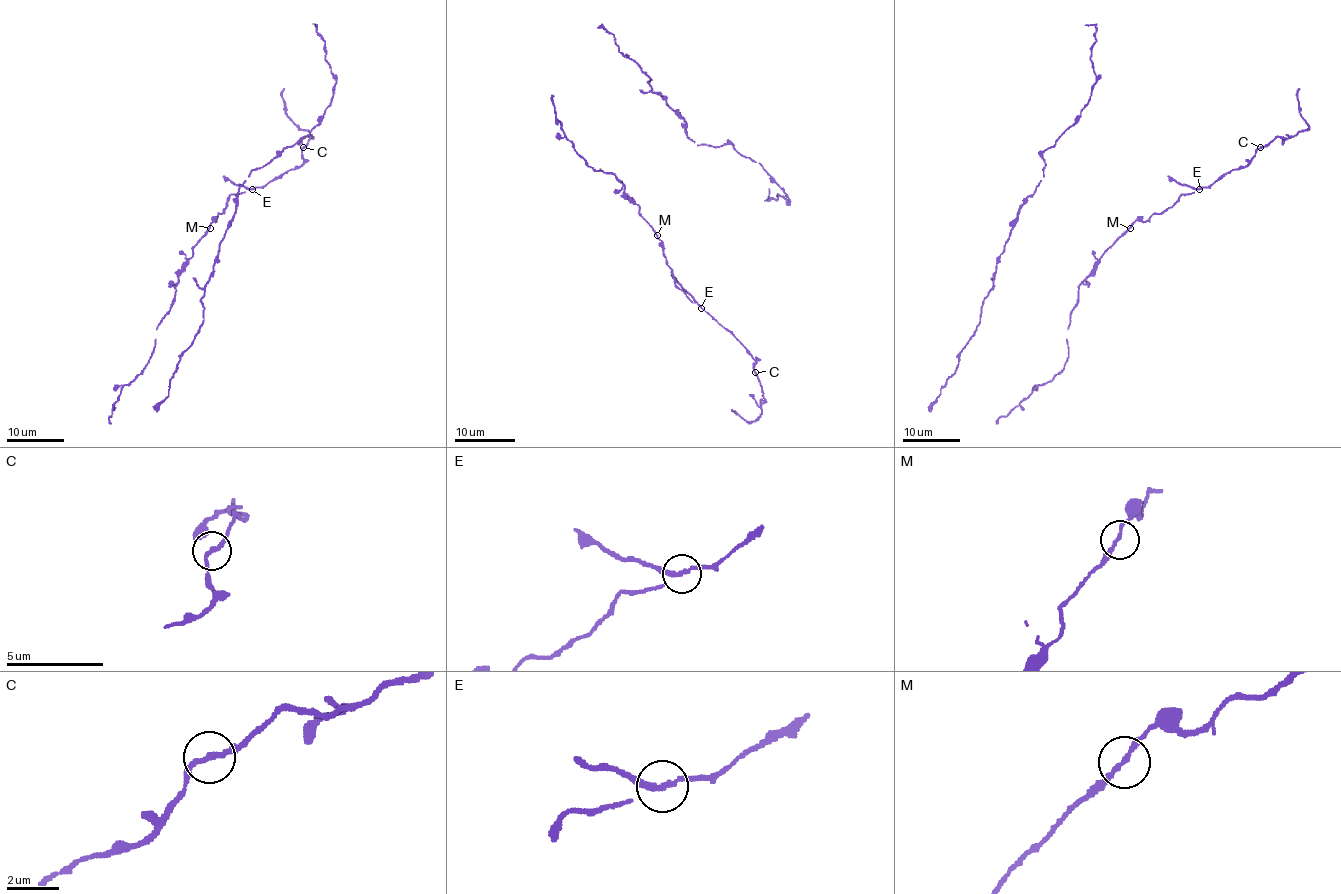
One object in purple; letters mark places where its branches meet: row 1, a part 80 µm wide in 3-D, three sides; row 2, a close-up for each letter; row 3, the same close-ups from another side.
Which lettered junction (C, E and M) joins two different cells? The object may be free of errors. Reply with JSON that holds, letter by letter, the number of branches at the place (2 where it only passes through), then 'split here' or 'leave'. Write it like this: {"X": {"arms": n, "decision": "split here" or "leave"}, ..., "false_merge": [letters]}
{"C": {"arms": 2, "decision": "leave"}, "E": {"arms": 2, "decision": "split here"}, "M": {"arms": 2, "decision": "leave"}, "false_merge": ["E"]}

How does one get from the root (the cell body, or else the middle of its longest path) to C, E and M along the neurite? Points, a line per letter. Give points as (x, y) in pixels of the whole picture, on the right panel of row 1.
C: (1068, 354), (1069, 314), (1078, 285), (1102, 254), (1137, 219), (1147, 221), (1181, 195), (1243, 167), (1260, 147)
E: (1068, 354), (1069, 314), (1078, 285), (1094, 264), (1137, 219), (1147, 221), (1199, 189)
M: (1068, 354), (1069, 314), (1078, 298), (1078, 285), (1102, 254), (1130, 228)

